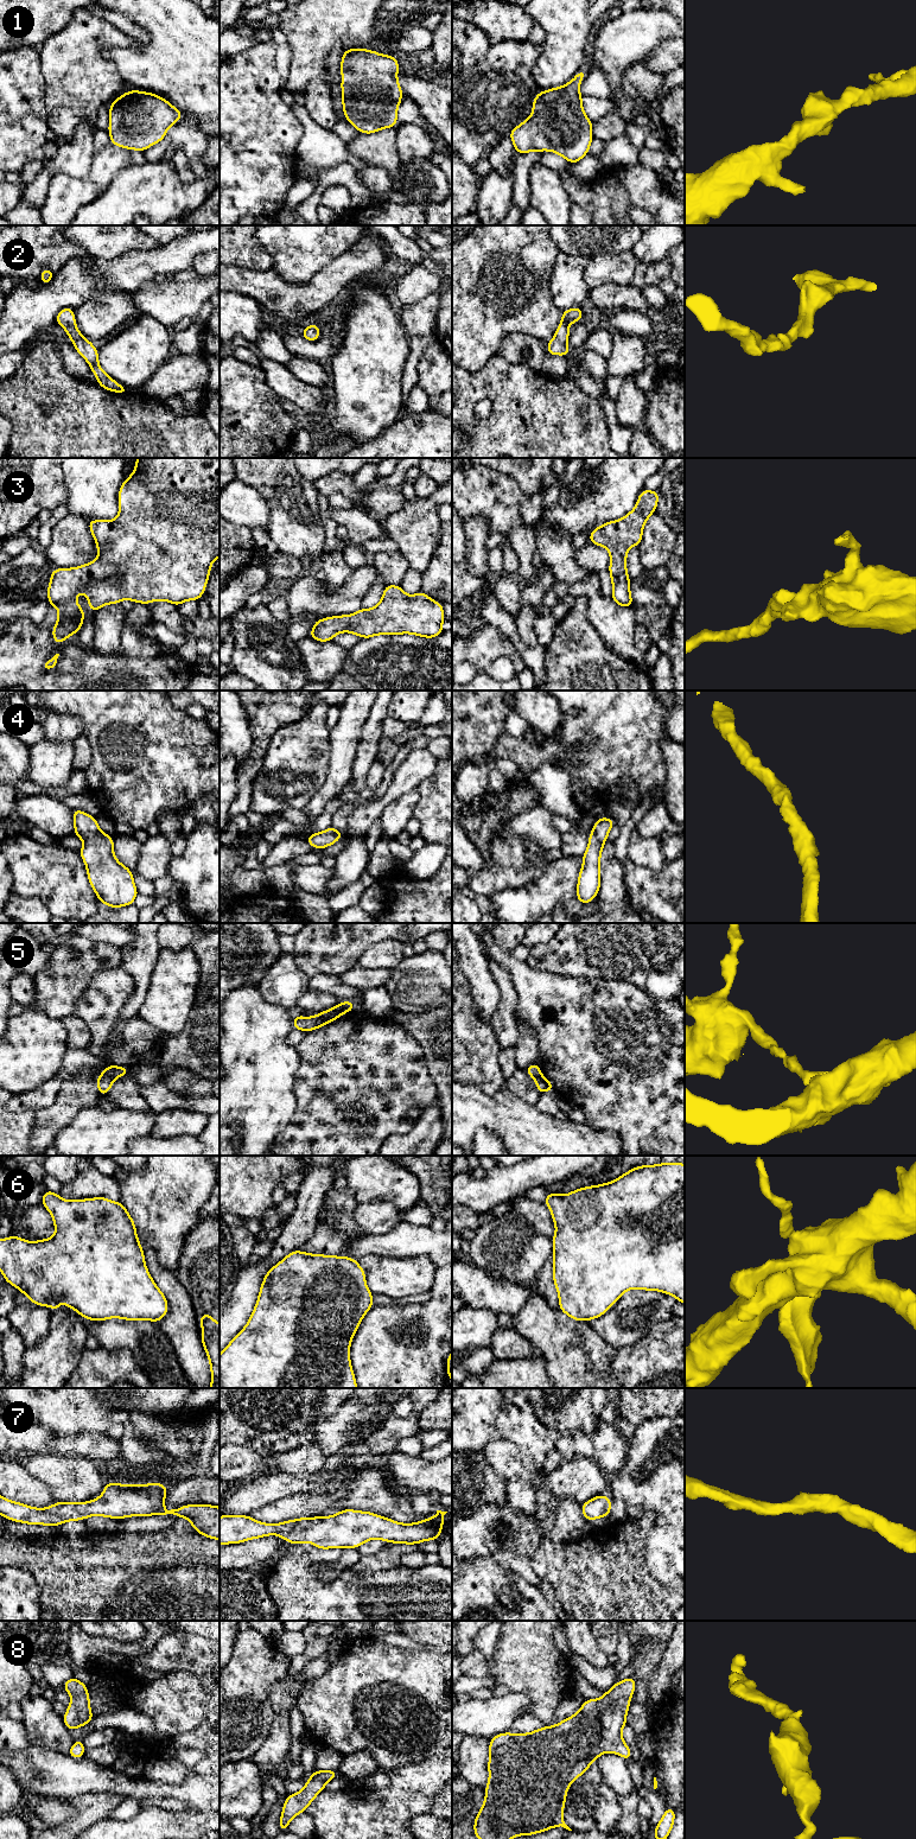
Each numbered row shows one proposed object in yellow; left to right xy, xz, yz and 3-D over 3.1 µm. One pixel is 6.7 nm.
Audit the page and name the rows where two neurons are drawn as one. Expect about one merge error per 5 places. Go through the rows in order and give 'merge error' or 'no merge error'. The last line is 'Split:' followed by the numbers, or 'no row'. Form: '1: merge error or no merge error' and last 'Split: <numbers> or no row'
1: no merge error
2: no merge error
3: no merge error
4: no merge error
5: merge error
6: no merge error
7: no merge error
8: no merge error
Split: 5

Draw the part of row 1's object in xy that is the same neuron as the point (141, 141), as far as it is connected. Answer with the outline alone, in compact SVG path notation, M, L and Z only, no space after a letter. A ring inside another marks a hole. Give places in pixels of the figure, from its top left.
M129 90L109 106L109 127L110 144L127 148L145 152L148 147L158 144L166 138L166 131L177 123L183 116L183 112L173 107L168 101L159 95Z

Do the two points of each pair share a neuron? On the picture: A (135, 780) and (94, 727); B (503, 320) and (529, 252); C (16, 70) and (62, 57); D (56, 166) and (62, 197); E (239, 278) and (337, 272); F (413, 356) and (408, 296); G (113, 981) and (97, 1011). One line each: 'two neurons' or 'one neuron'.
A: one neuron
B: one neuron
C: two neurons
D: two neurons
E: one neuron
F: two neurons
G: one neuron

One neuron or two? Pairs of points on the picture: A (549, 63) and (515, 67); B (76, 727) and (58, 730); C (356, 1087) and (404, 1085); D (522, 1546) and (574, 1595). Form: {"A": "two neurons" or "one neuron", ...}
{"A": "two neurons", "B": "one neuron", "C": "one neuron", "D": "two neurons"}

